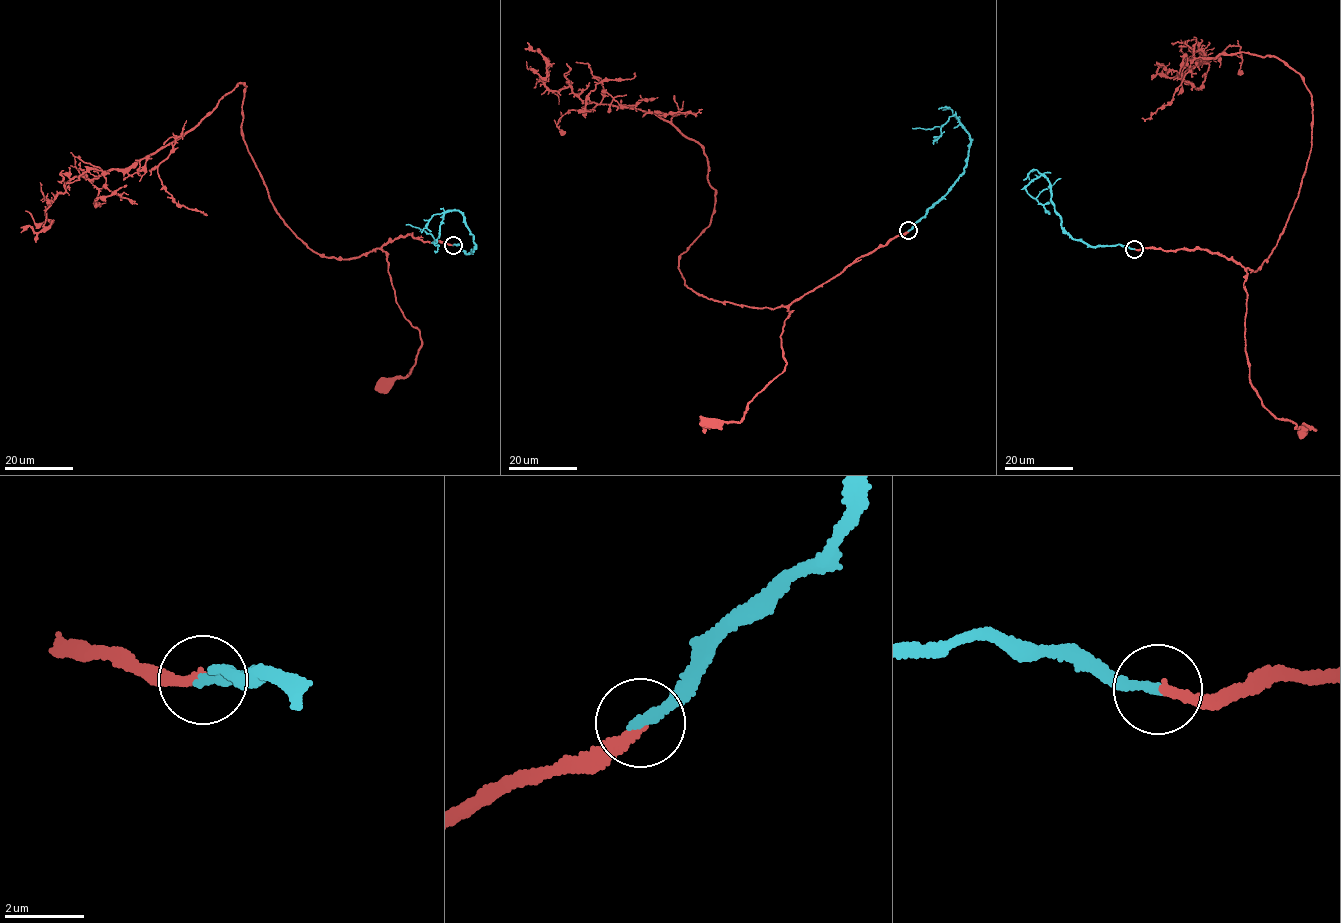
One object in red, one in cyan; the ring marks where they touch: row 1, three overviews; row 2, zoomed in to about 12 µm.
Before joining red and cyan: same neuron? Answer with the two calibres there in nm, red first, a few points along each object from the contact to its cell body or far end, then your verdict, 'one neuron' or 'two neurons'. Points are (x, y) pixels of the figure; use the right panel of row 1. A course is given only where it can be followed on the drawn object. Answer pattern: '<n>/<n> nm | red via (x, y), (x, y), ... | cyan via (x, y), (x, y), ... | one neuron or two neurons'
260/240 nm | red via (1134, 249), (1200, 248), (1244, 268), (1250, 384), (1271, 414), (1304, 429) | cyan via (1134, 249), (1093, 247), (1073, 238), (1041, 175), (1027, 193), (1035, 198), (1060, 178) | one neuron

